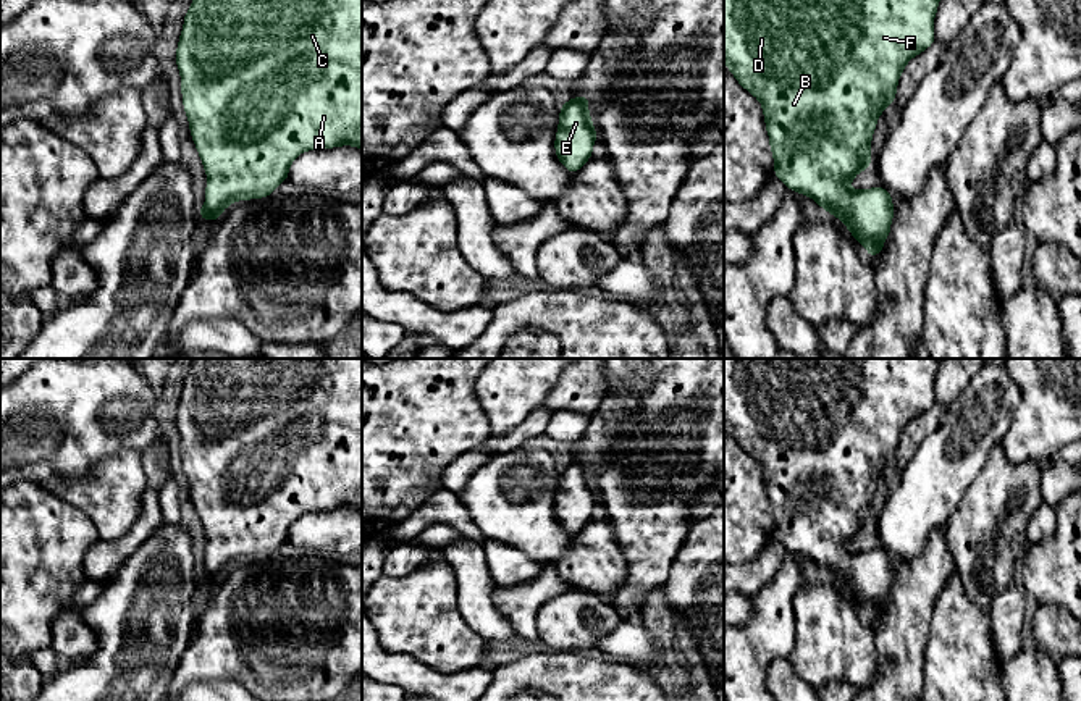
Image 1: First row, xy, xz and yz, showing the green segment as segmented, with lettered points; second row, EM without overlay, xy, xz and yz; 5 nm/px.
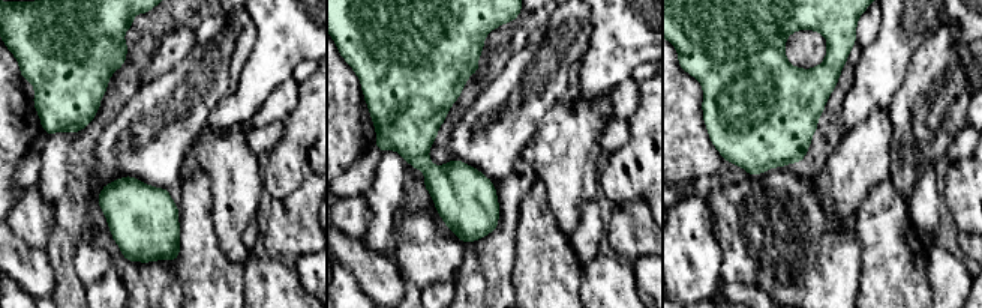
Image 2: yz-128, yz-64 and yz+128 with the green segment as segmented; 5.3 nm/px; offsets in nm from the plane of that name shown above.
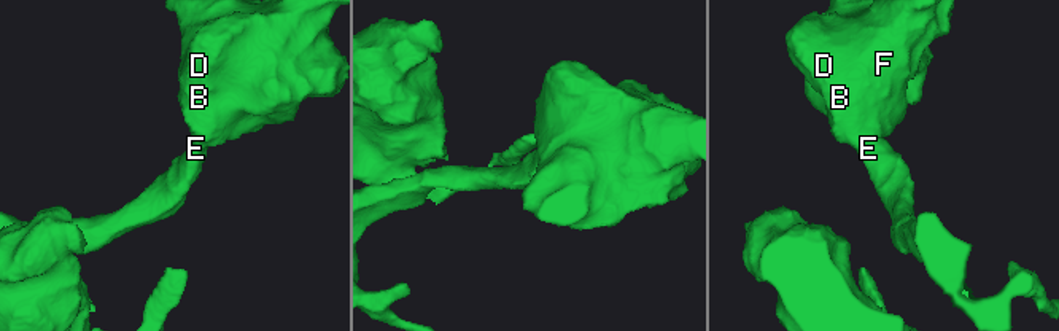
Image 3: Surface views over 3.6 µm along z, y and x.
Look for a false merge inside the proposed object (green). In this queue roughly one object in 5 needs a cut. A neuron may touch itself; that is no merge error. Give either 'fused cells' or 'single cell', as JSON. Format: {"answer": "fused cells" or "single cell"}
{"answer": "single cell"}

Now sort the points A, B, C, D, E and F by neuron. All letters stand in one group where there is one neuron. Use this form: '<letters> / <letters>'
A B C D E F

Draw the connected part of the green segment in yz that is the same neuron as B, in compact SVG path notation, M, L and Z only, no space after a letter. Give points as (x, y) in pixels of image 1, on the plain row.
M724 359L724 426L737 444L756 459L763 468L769 510L774 520L774 538L787 551L811 559L824 573L839 580L853 601L864 607L871 620L882 614L884 604L890 596L890 586L894 583L892 556L882 548L853 552L850 546L858 535L871 530L873 496L879 478L890 465L895 465L898 441L905 428L936 404L934 380L940 362L942 359Z

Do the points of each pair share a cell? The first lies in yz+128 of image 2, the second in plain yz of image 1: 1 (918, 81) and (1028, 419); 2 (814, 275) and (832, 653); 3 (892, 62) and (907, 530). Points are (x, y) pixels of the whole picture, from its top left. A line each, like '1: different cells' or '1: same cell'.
1: different cells
2: same cell
3: same cell

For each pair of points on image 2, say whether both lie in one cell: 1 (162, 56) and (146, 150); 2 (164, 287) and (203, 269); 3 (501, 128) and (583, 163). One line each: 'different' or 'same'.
1: different
2: different
3: different

